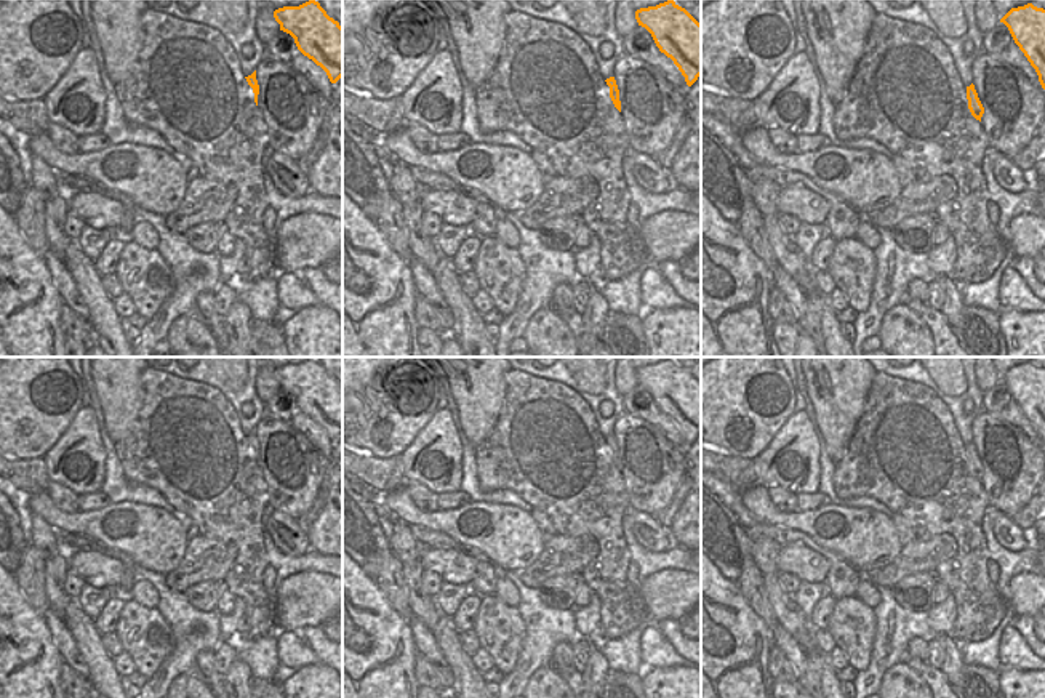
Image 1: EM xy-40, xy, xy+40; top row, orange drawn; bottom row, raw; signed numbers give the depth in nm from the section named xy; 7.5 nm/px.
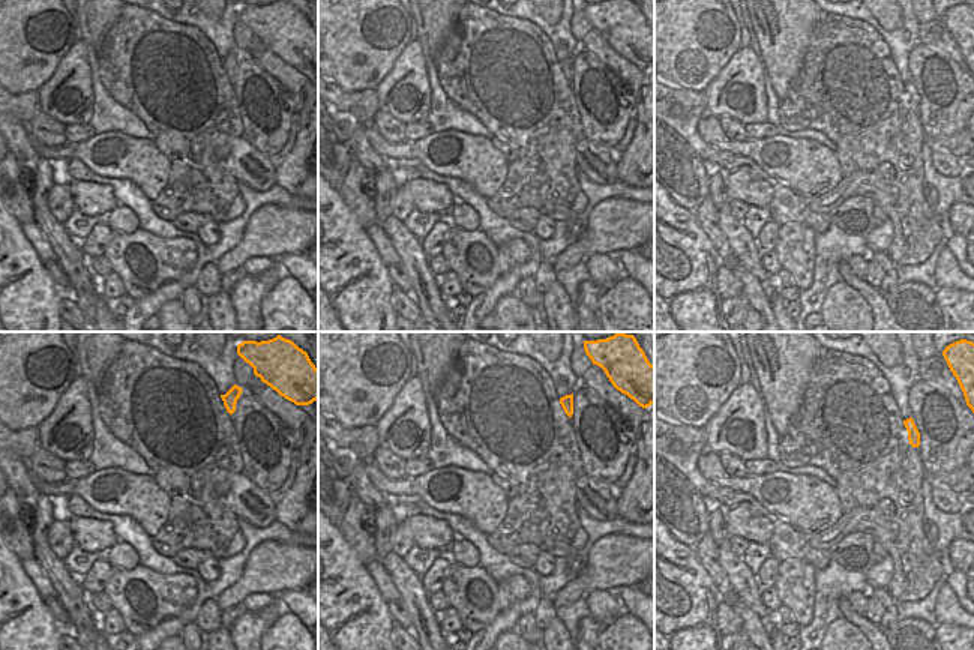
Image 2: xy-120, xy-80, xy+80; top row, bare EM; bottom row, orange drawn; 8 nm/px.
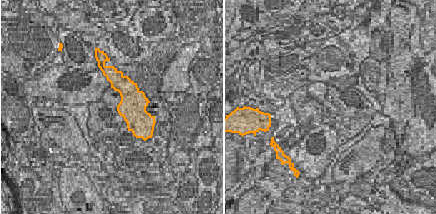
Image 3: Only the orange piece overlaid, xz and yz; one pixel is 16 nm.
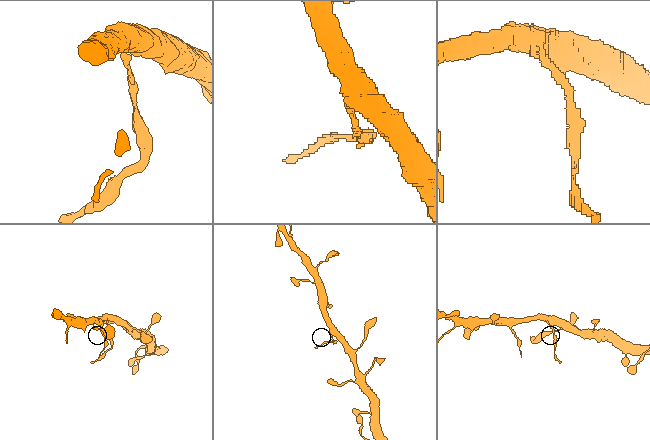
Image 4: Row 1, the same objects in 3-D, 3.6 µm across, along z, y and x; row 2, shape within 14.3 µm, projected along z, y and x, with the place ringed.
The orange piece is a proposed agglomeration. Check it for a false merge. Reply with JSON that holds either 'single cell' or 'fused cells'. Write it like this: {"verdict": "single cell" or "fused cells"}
{"verdict": "fused cells"}

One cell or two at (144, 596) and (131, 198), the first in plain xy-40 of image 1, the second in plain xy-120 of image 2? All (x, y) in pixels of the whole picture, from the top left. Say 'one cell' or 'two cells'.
two cells

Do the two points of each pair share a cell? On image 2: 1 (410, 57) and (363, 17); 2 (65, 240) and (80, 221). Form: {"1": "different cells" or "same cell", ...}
{"1": "different cells", "2": "different cells"}

